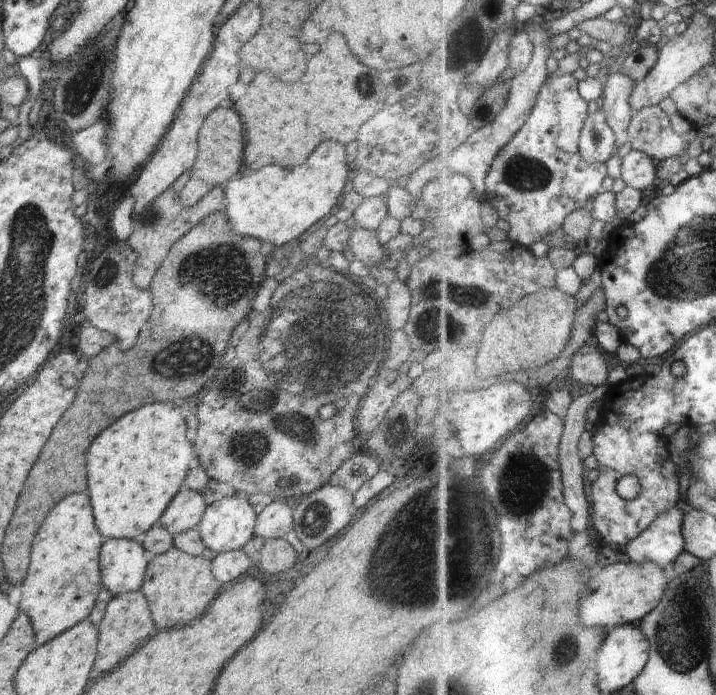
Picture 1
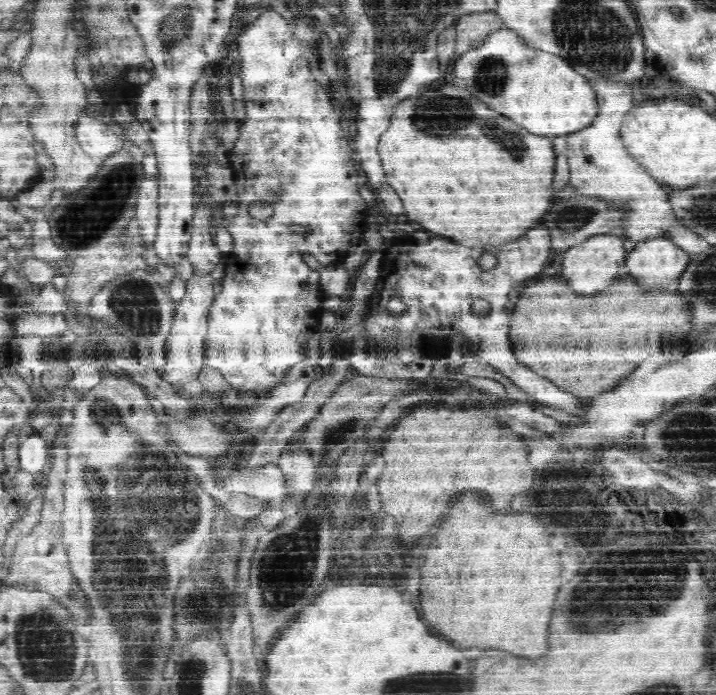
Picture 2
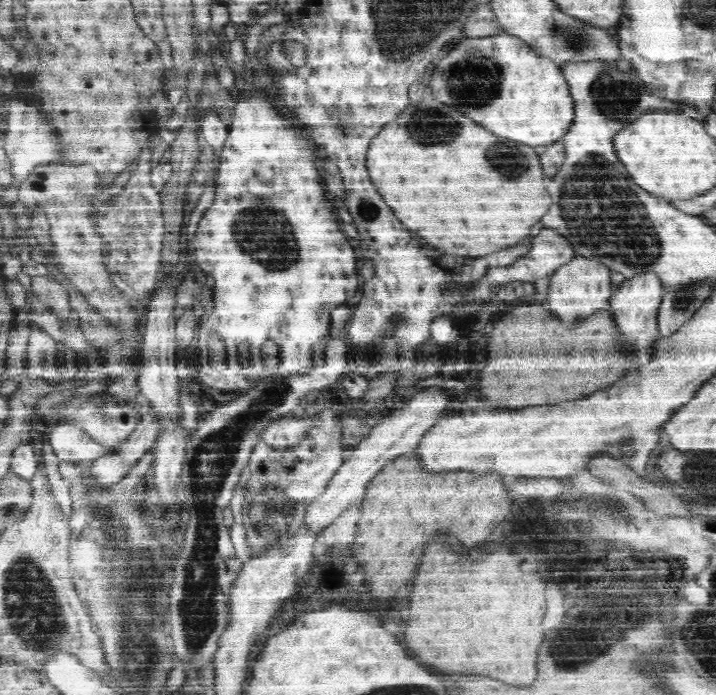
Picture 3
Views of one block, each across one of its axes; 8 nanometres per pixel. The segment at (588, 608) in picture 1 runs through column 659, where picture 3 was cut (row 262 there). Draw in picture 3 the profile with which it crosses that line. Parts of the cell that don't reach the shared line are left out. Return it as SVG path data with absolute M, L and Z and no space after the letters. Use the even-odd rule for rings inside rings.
M575 255L568 262L561 264L550 276L547 300L560 318L568 323L575 323L580 318L594 314L602 307L608 307L612 295L612 270L598 258L588 255Z

